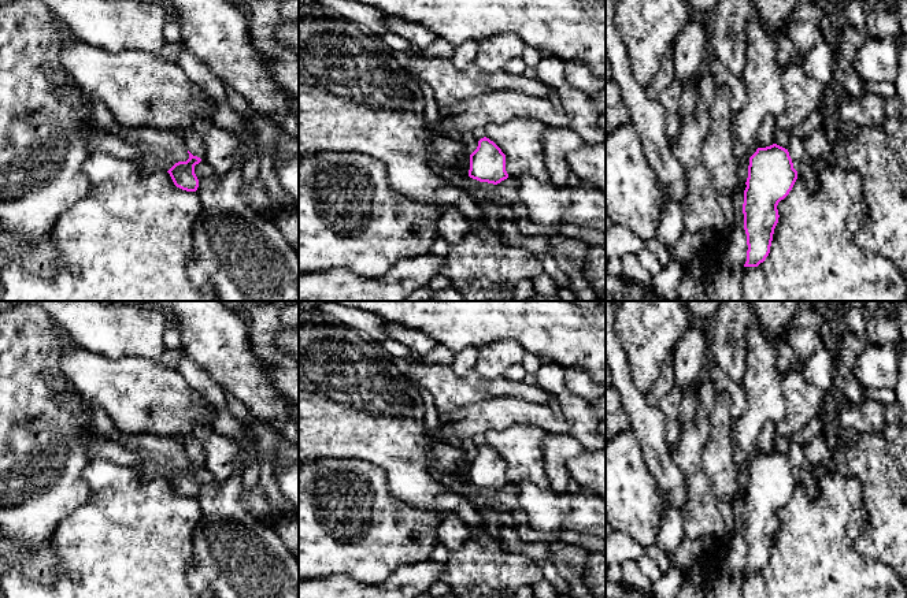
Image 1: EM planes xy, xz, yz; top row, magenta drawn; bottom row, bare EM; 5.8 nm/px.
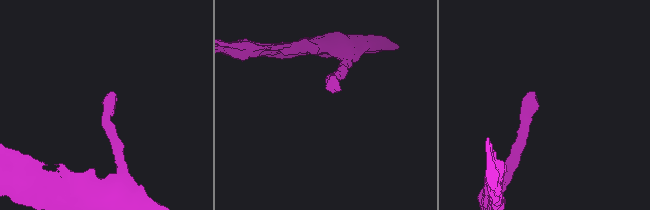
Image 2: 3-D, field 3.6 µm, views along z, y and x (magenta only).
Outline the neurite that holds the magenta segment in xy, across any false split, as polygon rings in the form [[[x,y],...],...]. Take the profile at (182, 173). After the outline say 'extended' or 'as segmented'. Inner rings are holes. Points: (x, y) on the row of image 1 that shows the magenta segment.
[[[195,129],[185,130],[182,138],[188,146],[189,159],[175,163],[167,172],[177,187],[186,192],[196,192],[199,179],[195,174],[195,166],[204,159],[206,144],[201,133]]]; extended

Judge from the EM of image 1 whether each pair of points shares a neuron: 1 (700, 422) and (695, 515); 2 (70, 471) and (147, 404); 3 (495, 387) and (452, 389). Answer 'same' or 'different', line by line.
1: same
2: different
3: same

